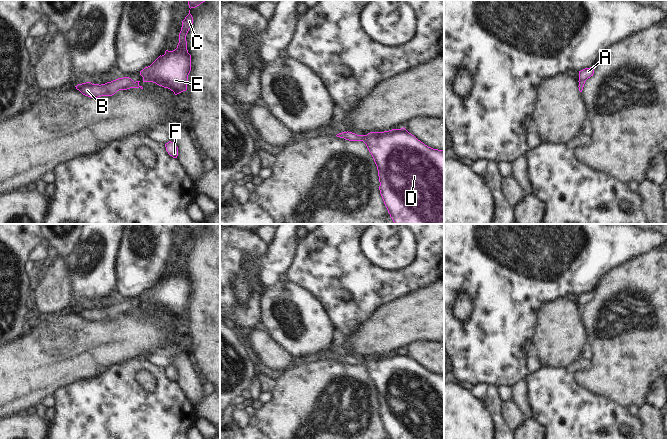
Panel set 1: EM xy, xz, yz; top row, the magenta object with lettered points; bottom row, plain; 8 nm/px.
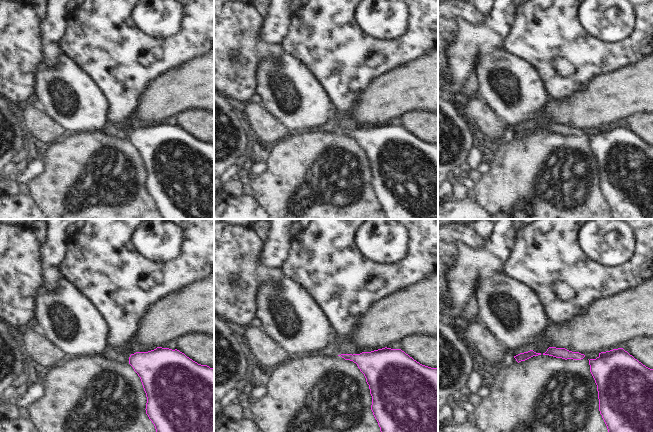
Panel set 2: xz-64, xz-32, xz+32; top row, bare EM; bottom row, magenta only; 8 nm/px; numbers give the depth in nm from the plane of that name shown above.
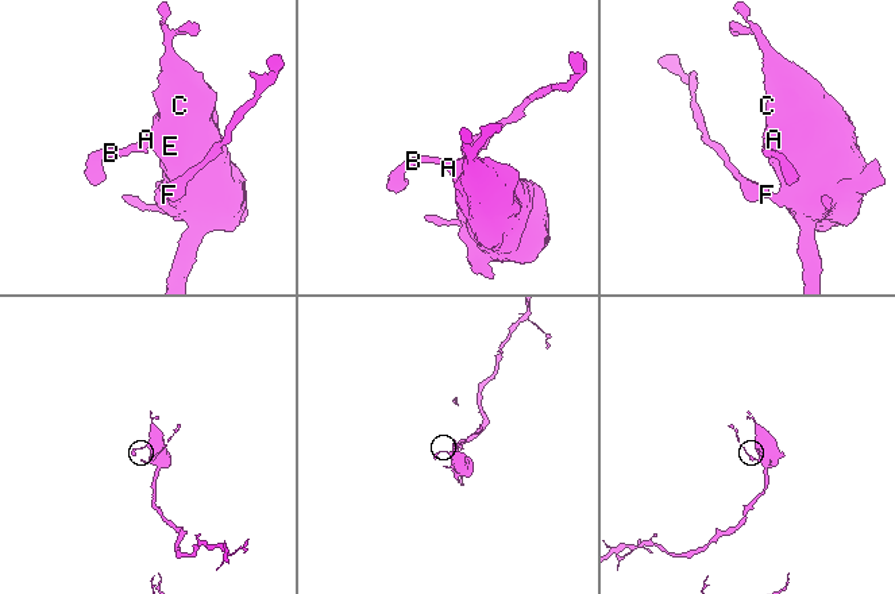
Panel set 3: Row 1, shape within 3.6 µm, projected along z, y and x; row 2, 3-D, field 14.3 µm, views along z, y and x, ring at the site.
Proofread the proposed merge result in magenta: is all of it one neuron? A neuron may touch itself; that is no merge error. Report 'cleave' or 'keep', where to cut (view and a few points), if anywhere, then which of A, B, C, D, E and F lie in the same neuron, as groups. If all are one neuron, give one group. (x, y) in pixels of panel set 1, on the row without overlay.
keep | no cut | A B C D E F

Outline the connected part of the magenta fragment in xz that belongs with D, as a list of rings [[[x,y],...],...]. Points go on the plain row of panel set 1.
[[[404,351],[384,356],[336,359],[349,365],[363,365],[377,390],[379,414],[390,439],[444,439],[444,374],[433,373]]]

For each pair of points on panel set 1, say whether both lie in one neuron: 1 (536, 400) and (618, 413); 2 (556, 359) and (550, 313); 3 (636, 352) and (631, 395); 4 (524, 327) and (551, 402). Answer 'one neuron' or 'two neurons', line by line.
1: one neuron
2: one neuron
3: one neuron
4: two neurons

